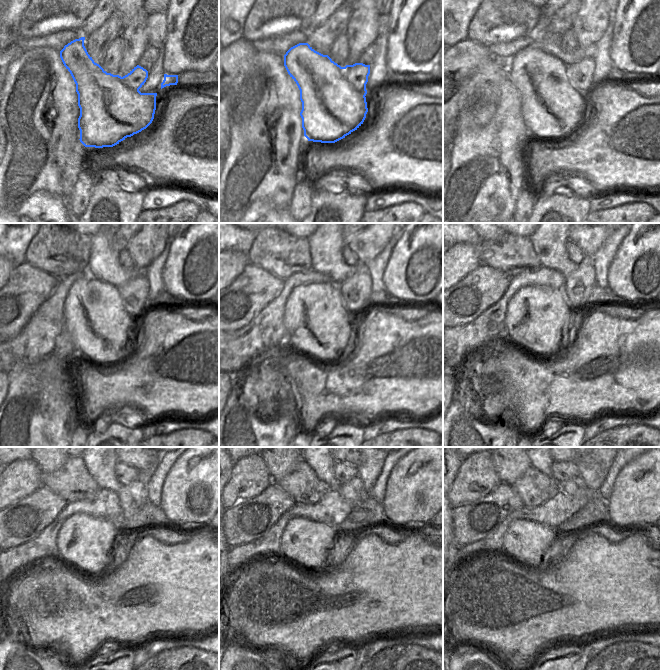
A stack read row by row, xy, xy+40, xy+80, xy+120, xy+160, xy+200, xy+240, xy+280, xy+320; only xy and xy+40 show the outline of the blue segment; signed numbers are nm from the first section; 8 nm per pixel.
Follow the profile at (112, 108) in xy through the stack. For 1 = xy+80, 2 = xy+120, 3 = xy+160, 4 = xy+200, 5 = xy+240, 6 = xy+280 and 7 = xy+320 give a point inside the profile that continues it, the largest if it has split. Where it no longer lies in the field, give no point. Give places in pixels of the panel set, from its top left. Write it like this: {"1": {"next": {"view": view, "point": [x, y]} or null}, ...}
{"1": {"next": {"view": "xy+80", "point": [552, 95]}}, "2": {"next": {"view": "xy+120", "point": [98, 316]}}, "3": {"next": {"view": "xy+160", "point": [317, 316]}}, "4": {"next": {"view": "xy+200", "point": [537, 318]}}, "5": {"next": {"view": "xy+240", "point": [85, 542]}}, "6": {"next": {"view": "xy+280", "point": [305, 543]}}, "7": {"next": {"view": "xy+320", "point": [526, 542]}}}

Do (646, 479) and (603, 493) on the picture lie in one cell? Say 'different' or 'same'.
different

